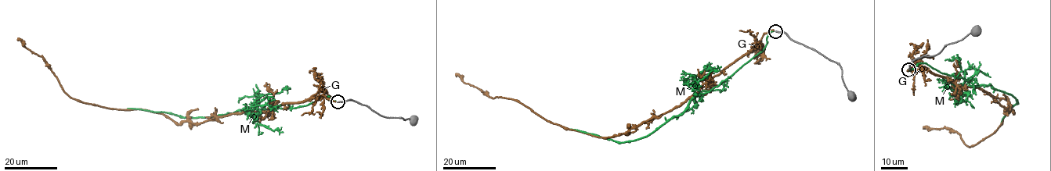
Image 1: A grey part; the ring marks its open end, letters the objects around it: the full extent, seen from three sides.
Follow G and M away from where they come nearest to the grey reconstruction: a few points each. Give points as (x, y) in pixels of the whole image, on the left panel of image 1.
G: (335, 101), (322, 95), (266, 112), (176, 124), (161, 113), (70, 97), (41, 57), (17, 39)
M: (335, 101), (323, 96), (295, 108), (261, 109), (247, 113), (236, 111), (214, 117), (179, 117), (127, 108)

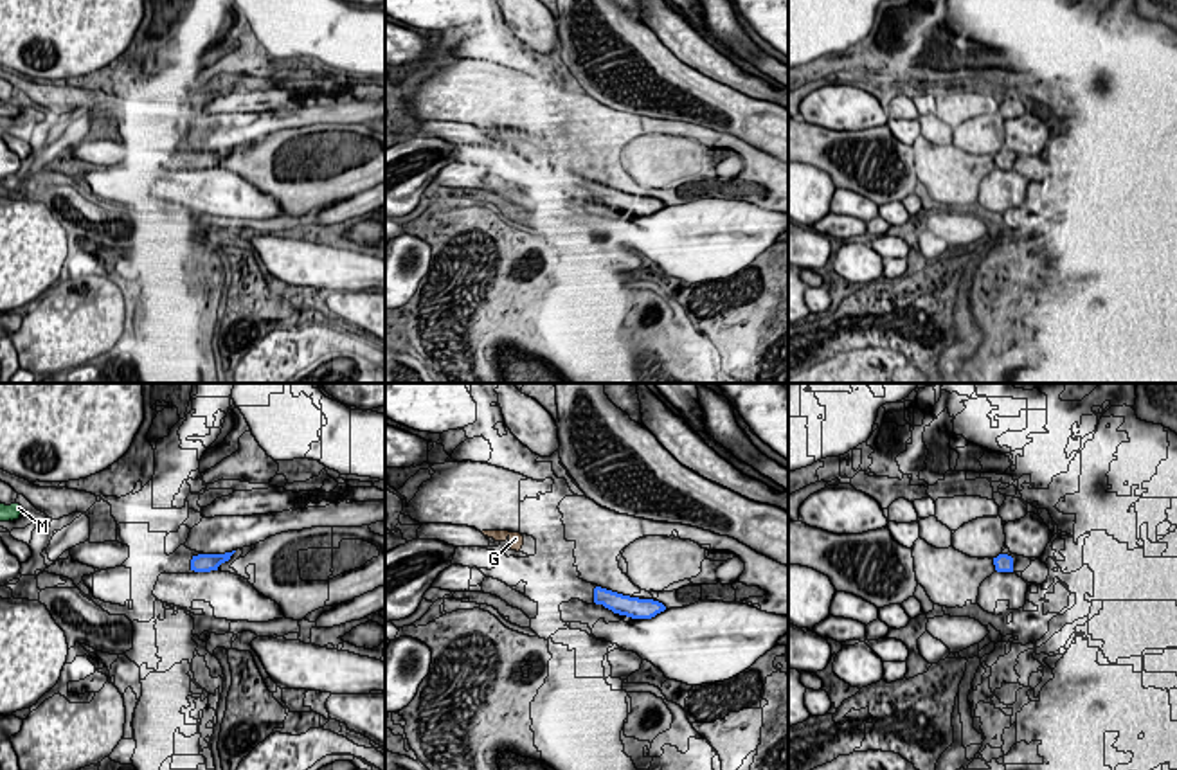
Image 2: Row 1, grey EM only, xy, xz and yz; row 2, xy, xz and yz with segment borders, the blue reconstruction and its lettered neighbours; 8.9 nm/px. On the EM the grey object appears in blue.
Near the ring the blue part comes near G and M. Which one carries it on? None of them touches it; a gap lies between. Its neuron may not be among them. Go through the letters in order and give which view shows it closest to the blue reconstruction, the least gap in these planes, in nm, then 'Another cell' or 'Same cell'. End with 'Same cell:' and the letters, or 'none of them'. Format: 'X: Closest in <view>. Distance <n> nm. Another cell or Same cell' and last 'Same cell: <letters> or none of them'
G: Closest in xz. Distance 750 nm. Same cell
M: Closest in xy. Distance 1600 nm. Another cell
Same cell: G

